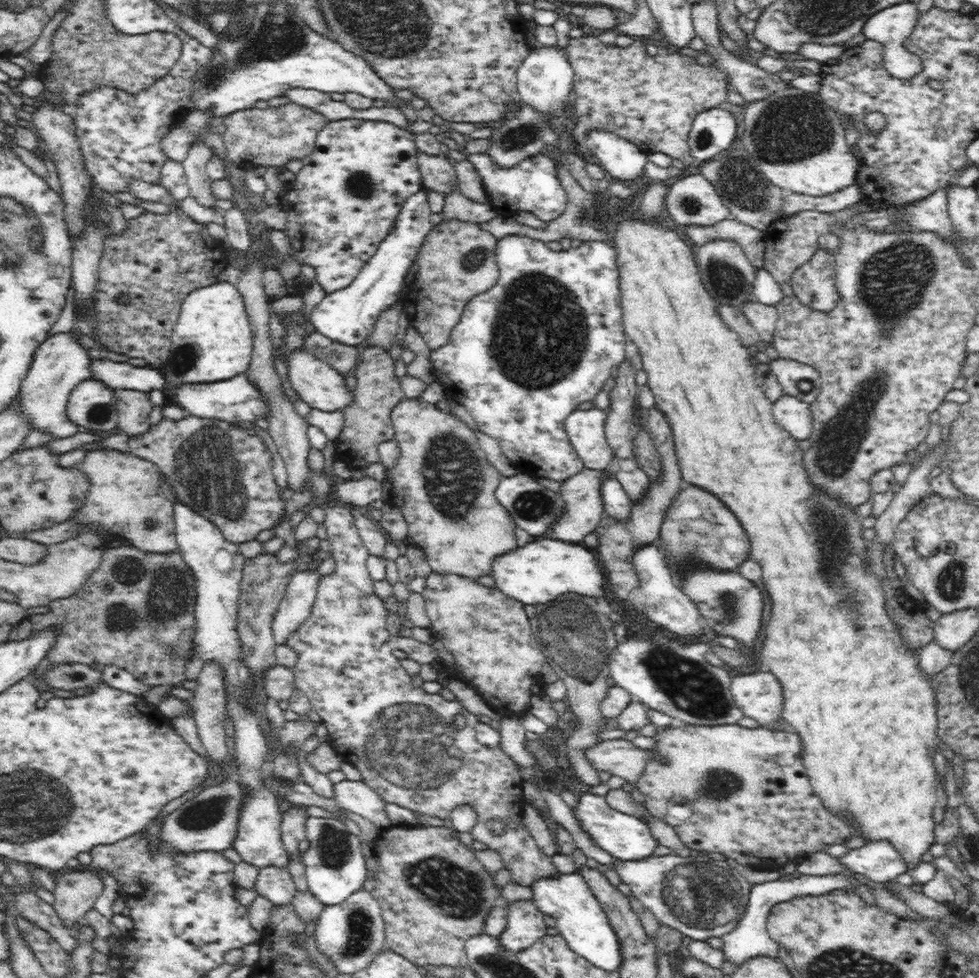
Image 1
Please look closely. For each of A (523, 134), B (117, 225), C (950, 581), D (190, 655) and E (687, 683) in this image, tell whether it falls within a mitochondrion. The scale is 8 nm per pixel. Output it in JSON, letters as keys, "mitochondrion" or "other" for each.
{"A":"mitochondrion","B":"other","C":"mitochondrion","D":"other","E":"mitochondrion"}

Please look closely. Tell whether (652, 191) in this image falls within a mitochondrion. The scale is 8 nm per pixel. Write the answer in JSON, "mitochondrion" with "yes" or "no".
{"mitochondrion":"no"}

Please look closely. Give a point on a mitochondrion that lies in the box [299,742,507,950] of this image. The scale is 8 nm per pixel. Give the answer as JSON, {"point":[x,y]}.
{"point":[459,892]}

